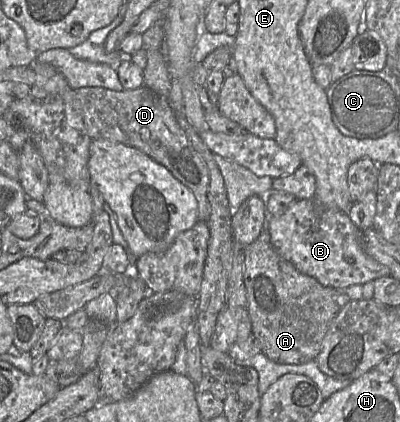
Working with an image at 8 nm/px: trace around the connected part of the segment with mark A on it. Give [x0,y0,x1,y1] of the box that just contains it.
[243,229,340,364]

